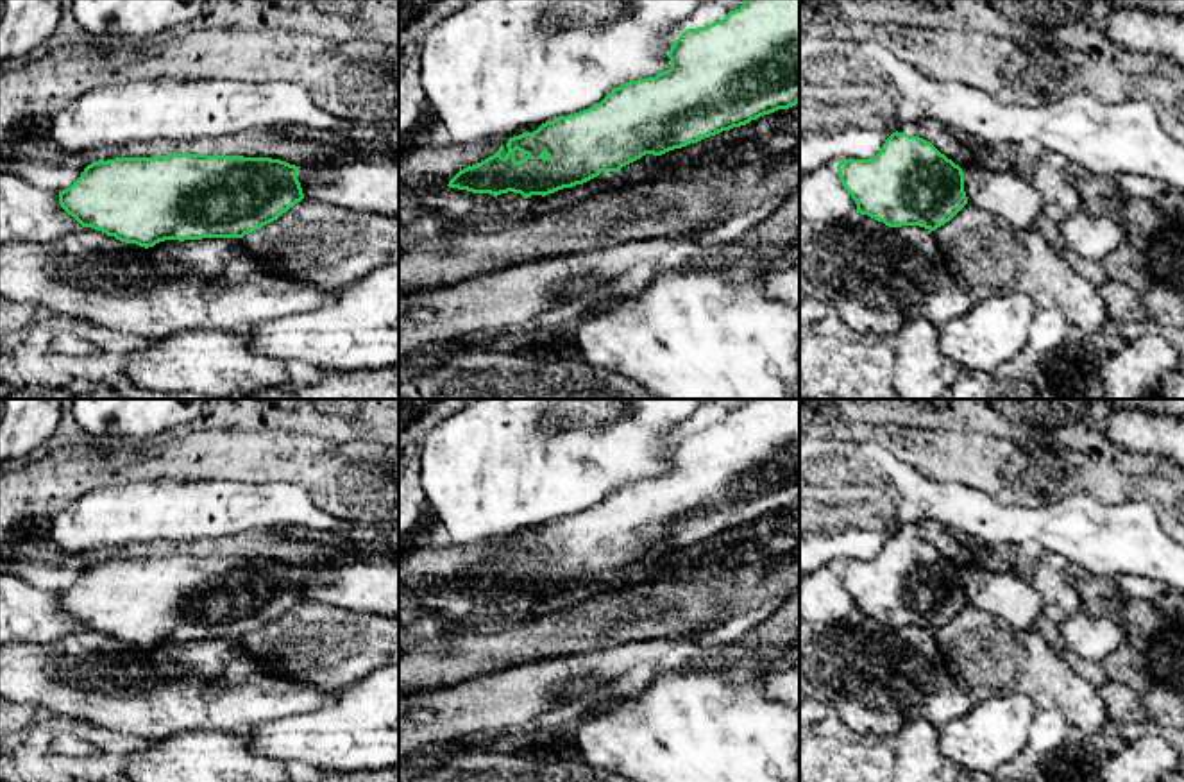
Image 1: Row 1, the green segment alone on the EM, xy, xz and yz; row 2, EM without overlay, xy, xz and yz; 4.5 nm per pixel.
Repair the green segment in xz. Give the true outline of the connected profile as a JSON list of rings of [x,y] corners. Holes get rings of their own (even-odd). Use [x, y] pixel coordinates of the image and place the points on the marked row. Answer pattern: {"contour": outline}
{"contour": [[[746,0],[723,20],[681,32],[669,50],[669,59],[671,68],[656,77],[630,81],[588,109],[558,116],[533,132],[510,138],[494,156],[460,170],[447,186],[494,197],[508,191],[524,199],[545,197],[583,184],[601,172],[621,172],[646,154],[662,156],[799,104],[799,0]]]}

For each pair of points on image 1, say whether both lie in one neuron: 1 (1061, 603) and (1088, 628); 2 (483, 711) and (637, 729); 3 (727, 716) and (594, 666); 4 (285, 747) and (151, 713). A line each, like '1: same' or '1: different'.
1: different
2: different
3: different
4: different

